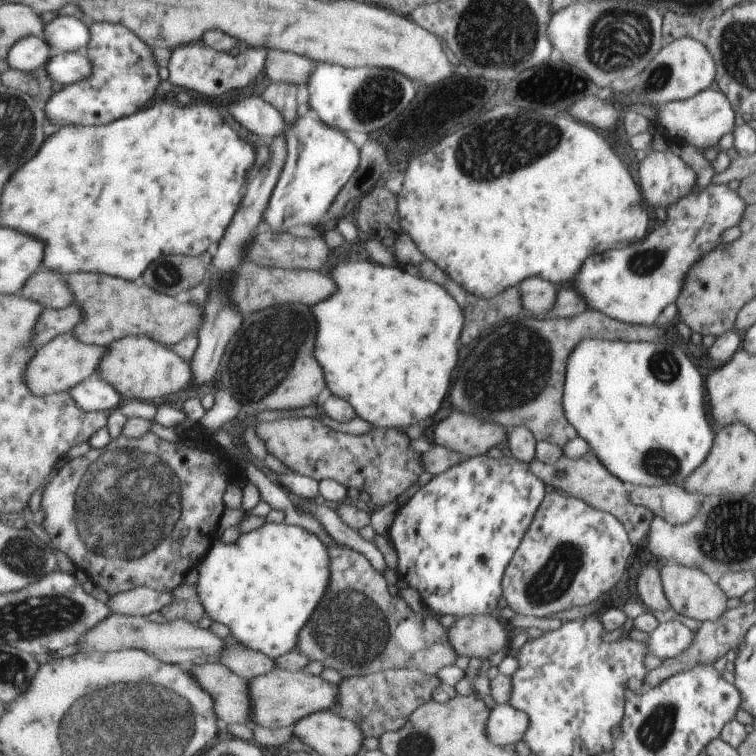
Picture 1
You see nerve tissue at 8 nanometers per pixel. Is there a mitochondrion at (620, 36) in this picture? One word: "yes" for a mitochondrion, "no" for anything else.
yes

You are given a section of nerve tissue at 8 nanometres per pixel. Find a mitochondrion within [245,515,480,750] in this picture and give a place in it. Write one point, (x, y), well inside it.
(352, 629)

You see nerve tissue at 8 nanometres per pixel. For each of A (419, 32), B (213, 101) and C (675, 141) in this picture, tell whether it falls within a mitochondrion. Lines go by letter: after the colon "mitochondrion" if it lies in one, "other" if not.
A: other
B: other
C: other

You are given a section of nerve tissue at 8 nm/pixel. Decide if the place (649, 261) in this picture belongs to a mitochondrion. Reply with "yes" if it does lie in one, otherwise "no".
yes

